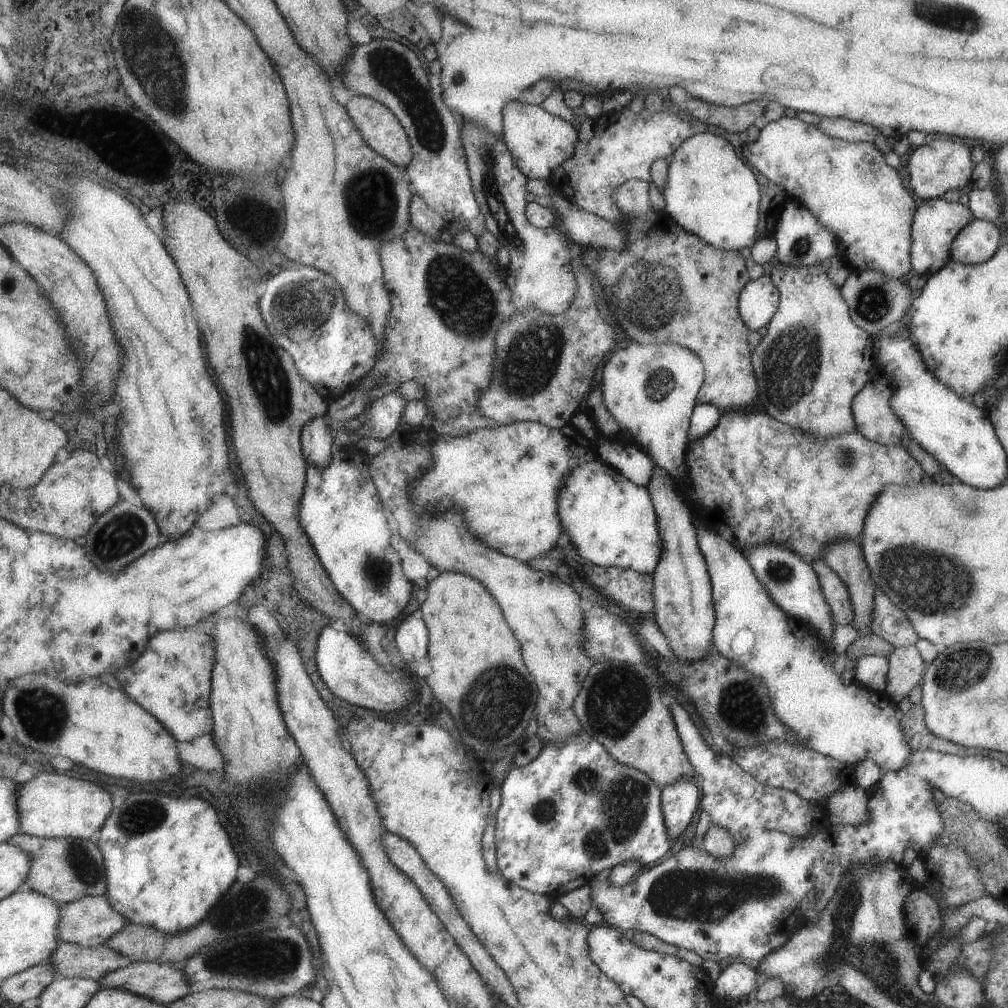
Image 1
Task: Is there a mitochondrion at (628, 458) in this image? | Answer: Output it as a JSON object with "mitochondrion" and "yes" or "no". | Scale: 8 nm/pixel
{"mitochondrion":"no"}

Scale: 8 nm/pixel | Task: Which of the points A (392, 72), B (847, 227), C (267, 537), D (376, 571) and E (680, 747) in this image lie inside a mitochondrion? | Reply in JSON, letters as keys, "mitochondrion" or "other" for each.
{"A":"mitochondrion","B":"other","C":"other","D":"mitochondrion","E":"other"}

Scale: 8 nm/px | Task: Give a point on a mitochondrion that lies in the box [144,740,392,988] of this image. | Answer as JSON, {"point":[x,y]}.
{"point":[226,961]}

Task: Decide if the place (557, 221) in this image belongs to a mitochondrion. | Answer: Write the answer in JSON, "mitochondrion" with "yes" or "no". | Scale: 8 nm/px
{"mitochondrion":"no"}

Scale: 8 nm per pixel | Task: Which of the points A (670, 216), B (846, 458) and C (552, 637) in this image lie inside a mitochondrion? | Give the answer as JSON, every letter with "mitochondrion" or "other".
{"A":"other","B":"mitochondrion","C":"other"}

